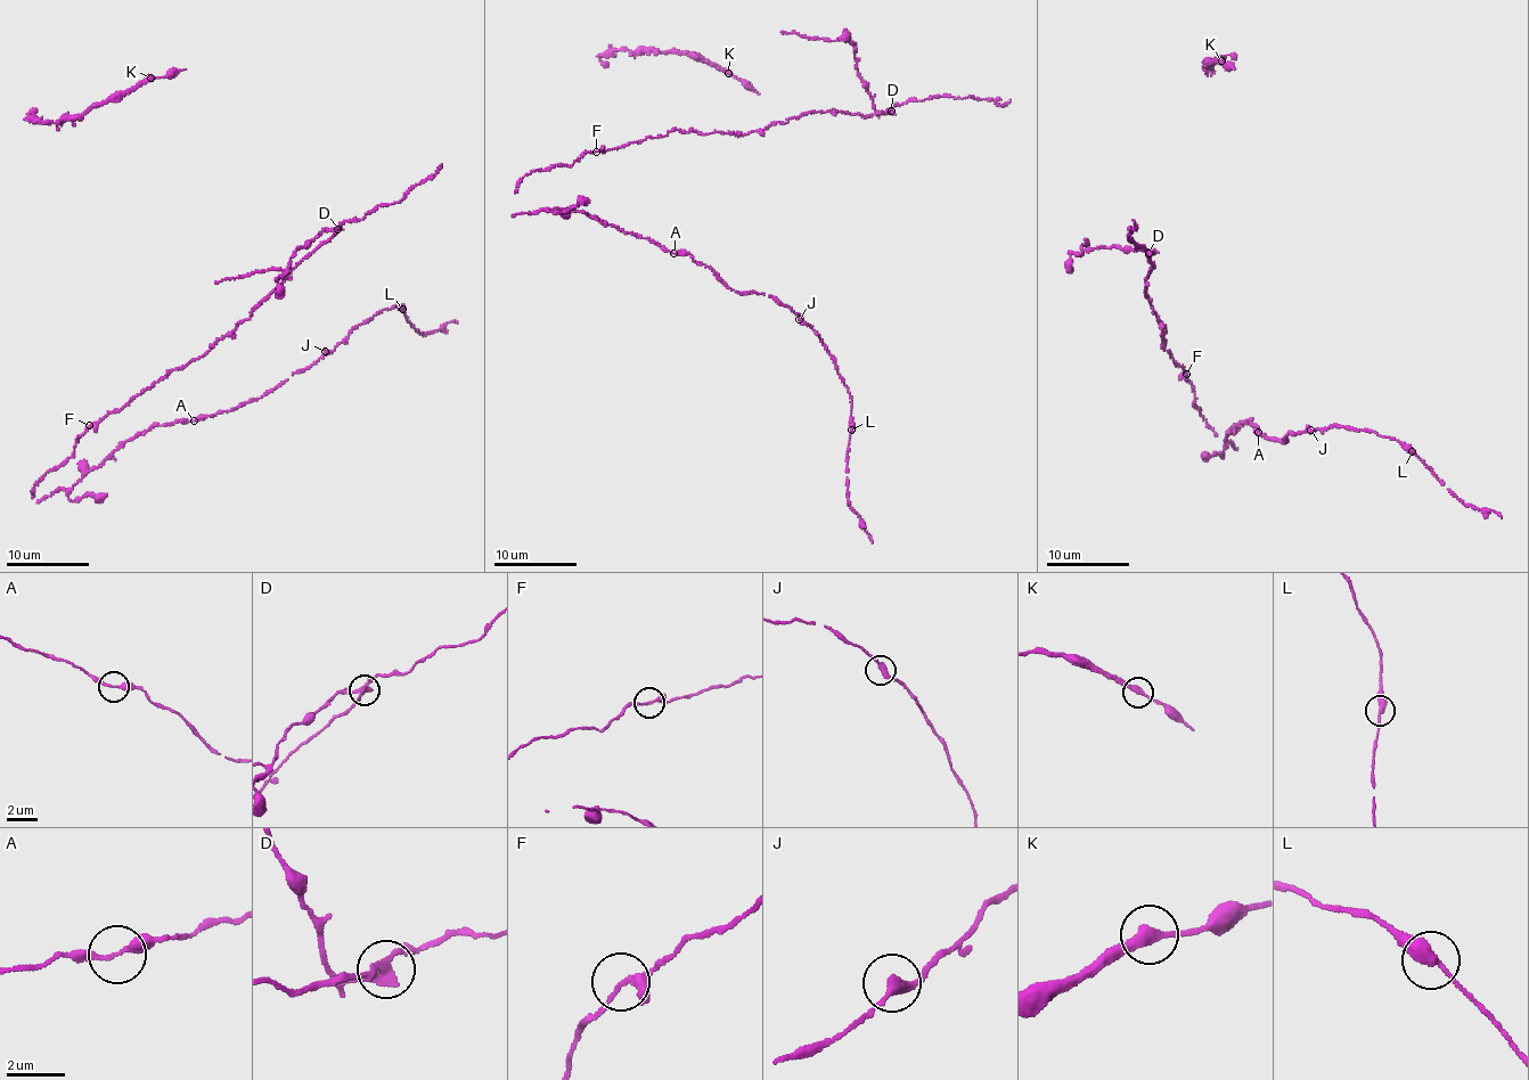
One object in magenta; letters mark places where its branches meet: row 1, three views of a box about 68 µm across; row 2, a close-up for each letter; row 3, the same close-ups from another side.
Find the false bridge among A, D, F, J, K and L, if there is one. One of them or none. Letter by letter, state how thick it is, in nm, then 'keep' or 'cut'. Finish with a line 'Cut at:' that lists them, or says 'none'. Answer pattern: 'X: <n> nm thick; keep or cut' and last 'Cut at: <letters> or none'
A: 240 nm thick; keep
D: 280 nm thick; cut
F: 160 nm thick; keep
J: 320 nm thick; keep
K: 320 nm thick; keep
L: 400 nm thick; keep
Cut at: D

